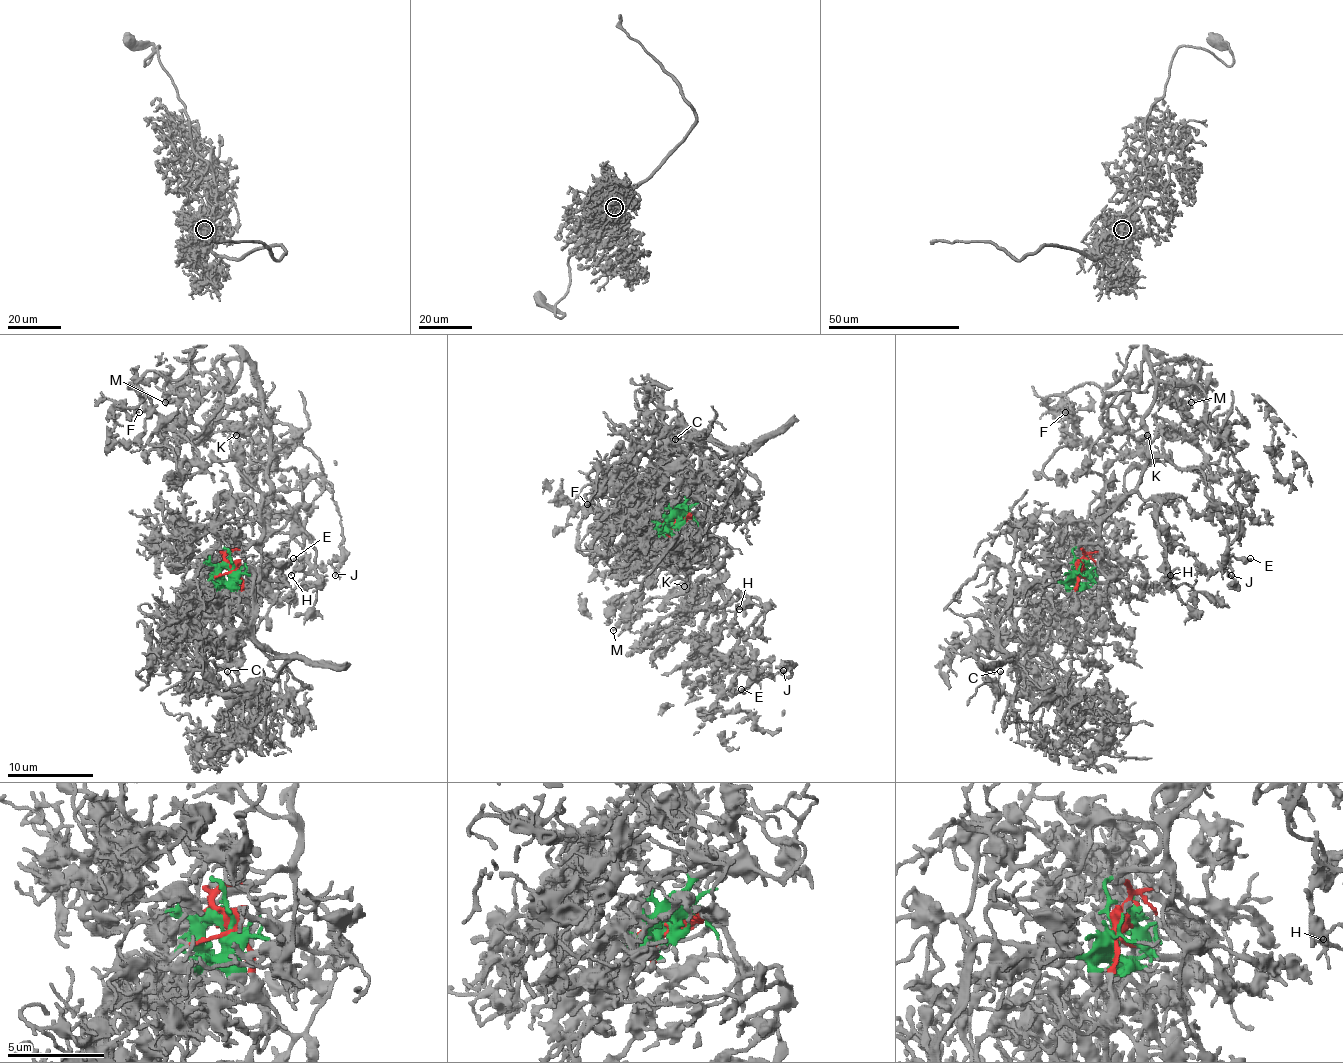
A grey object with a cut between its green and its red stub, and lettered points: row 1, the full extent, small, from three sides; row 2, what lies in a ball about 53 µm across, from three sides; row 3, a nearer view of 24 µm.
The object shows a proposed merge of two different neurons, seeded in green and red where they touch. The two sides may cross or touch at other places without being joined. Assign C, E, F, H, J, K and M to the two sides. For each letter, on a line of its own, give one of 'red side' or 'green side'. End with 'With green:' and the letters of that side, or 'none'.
C: green side
E: red side
F: red side
H: red side
J: red side
K: red side
M: red side
With green: C

